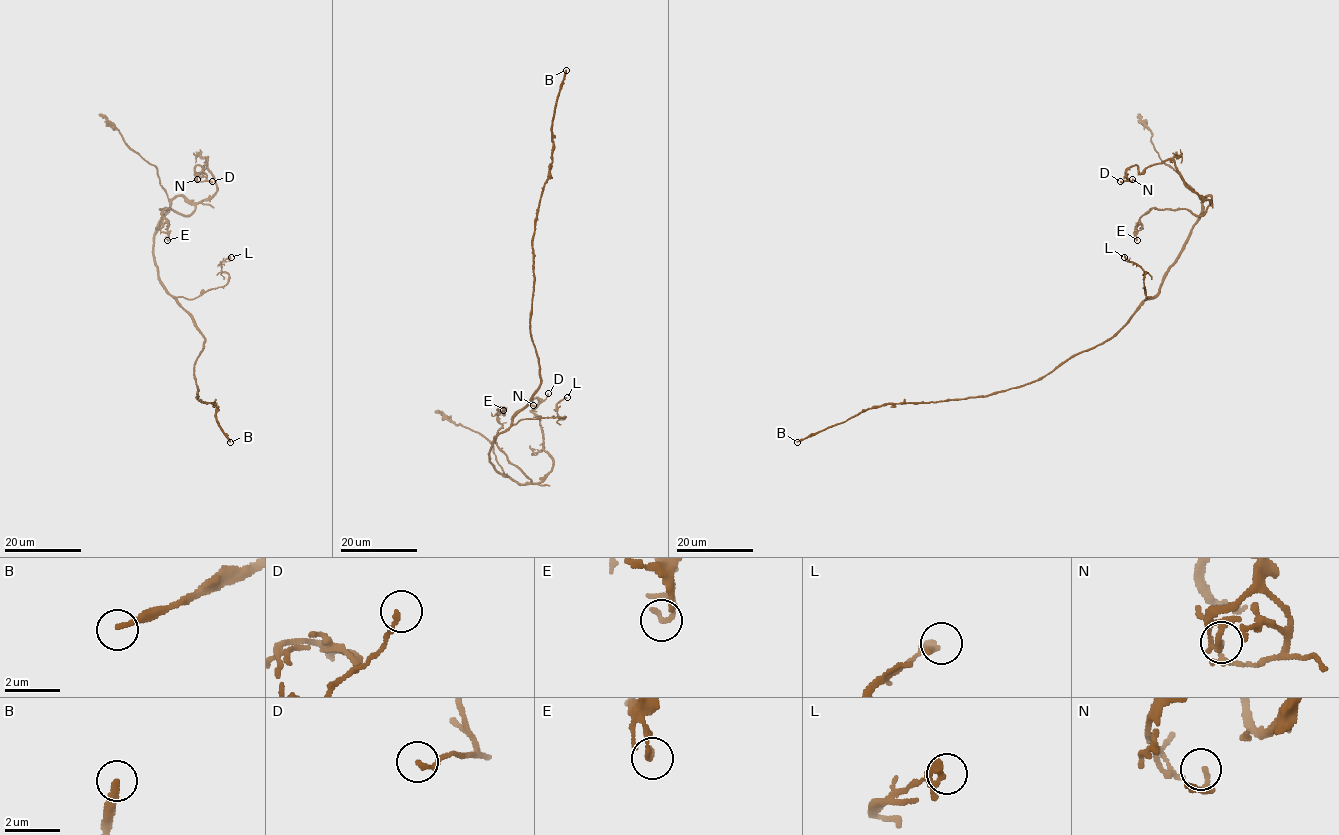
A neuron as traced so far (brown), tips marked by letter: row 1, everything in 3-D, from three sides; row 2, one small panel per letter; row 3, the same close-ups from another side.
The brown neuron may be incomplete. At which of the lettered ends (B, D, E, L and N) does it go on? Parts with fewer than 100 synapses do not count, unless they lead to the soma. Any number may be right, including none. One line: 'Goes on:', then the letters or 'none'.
Goes on: B

